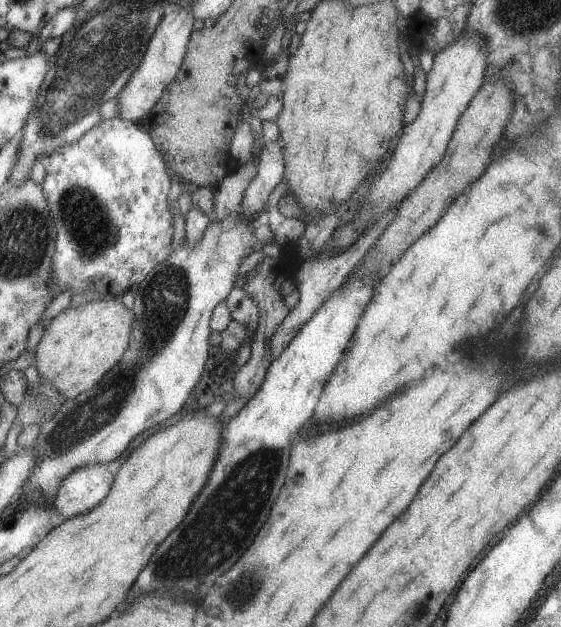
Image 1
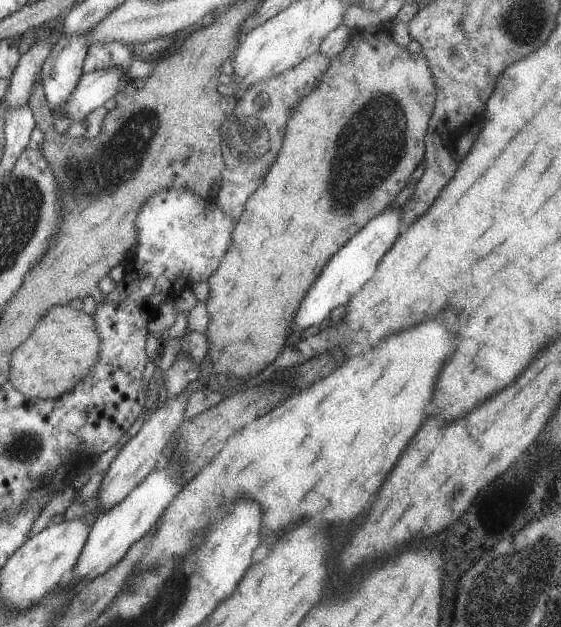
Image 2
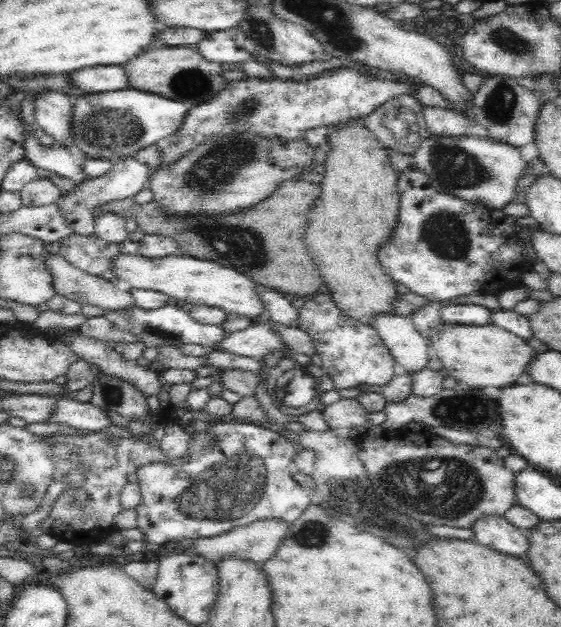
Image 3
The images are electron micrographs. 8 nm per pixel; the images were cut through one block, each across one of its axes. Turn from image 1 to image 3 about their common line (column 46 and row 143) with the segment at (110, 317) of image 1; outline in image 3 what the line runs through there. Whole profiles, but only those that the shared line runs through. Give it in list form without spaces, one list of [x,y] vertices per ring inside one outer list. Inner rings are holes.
[[[356,116],[328,128],[327,141],[324,143],[328,150],[324,156],[326,160],[322,162],[323,179],[318,184],[320,196],[311,200],[311,206],[306,212],[303,241],[313,263],[319,268],[325,290],[332,294],[332,300],[338,308],[345,316],[368,325],[372,316],[392,313],[390,302],[397,294],[394,289],[395,282],[382,271],[376,252],[384,242],[388,242],[396,226],[400,191],[397,187],[398,172],[390,165],[388,148],[384,148],[378,138],[366,129],[364,121],[364,116]]]

